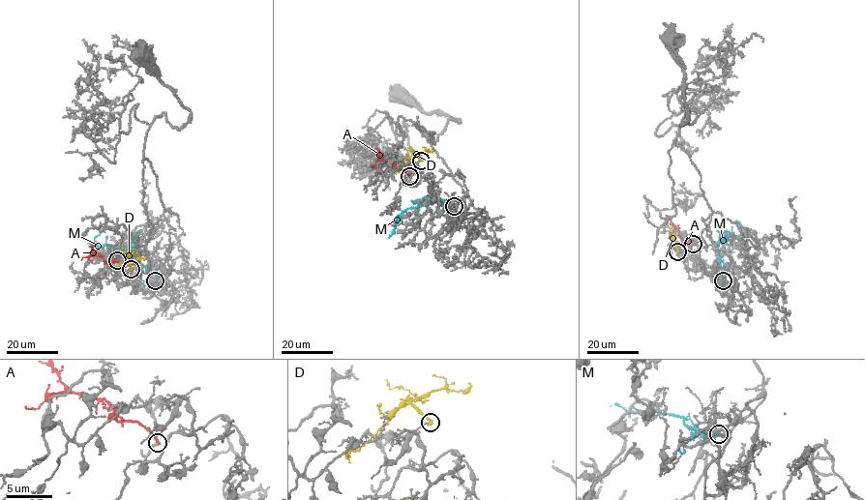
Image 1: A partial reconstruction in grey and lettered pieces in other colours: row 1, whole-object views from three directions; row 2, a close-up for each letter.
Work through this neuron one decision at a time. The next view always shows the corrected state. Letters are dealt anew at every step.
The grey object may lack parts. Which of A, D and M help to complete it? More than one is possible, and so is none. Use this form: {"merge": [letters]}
{"merge": []}

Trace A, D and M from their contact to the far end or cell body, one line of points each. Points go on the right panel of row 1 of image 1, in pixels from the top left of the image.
A: (693, 244), (682, 238), (665, 215)
D: (677, 250), (672, 243), (680, 245), (687, 239)
M: (723, 280), (719, 242), (727, 242), (727, 237), (731, 235), (737, 237), (742, 228), (738, 223)

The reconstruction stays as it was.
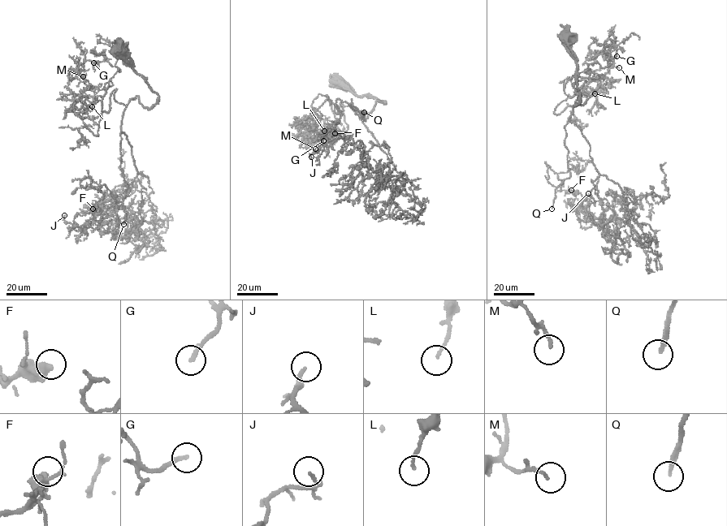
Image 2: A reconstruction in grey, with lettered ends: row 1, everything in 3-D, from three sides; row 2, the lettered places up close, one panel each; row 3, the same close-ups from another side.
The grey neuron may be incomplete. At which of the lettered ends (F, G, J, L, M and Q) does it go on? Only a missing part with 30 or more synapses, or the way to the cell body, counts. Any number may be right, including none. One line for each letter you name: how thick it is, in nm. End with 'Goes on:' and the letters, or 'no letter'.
G: 190 nm
M: 160 nm
Q: 180 nm
Goes on: G, M, Q

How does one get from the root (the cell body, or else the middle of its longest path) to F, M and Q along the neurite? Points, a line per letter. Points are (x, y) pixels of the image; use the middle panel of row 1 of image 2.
F: (337, 82), (385, 102), (366, 118), (352, 103), (365, 121), (336, 99), (335, 133)
M: (337, 82), (385, 102), (365, 118), (340, 103), (338, 112), (327, 97), (341, 124), (327, 120), (315, 148)
Q: (337, 82), (357, 95), (385, 102), (377, 101), (366, 118), (352, 103), (356, 114), (365, 121), (364, 112)

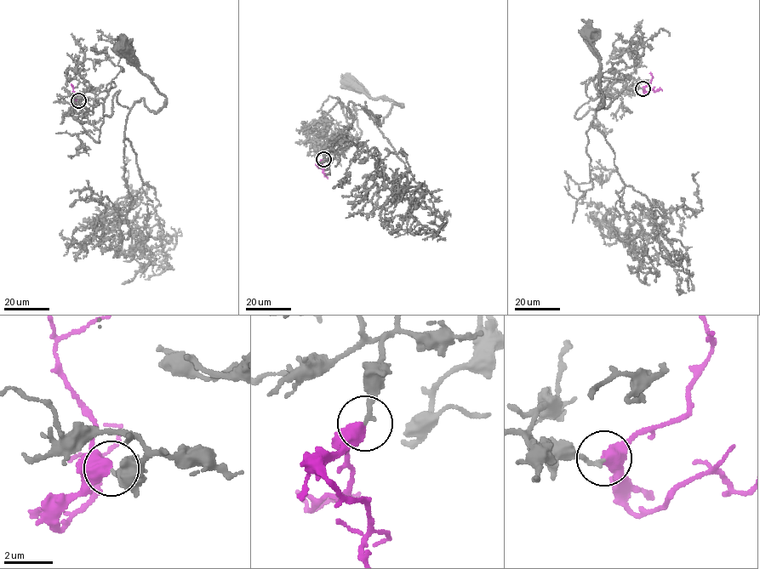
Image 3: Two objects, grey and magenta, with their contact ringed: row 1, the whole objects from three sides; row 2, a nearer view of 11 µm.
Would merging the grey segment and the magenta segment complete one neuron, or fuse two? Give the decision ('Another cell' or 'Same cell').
Same cell

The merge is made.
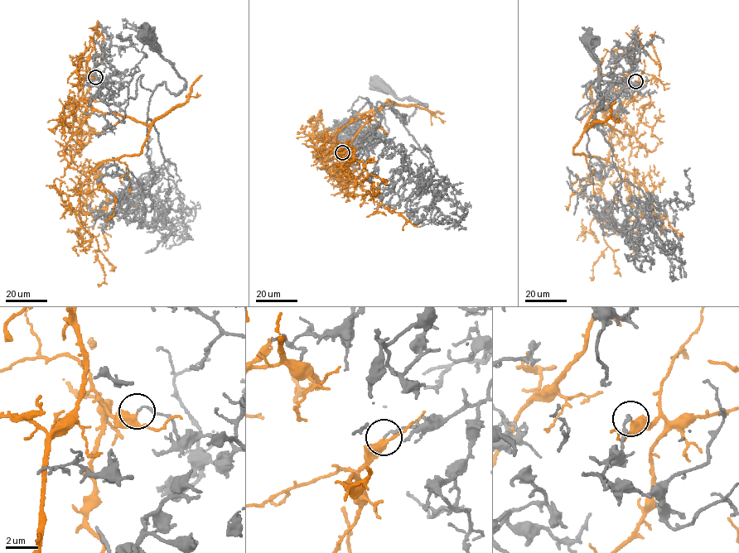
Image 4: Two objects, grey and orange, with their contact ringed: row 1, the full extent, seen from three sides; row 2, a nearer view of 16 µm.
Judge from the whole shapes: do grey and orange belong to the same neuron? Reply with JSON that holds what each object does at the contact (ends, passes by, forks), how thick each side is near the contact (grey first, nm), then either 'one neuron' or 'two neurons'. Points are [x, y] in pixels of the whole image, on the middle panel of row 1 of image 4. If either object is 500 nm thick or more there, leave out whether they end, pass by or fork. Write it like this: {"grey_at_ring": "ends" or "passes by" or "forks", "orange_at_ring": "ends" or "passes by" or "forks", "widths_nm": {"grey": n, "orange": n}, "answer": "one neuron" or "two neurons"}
{"grey_at_ring": "ends", "orange_at_ring": "passes by", "widths_nm": {"grey": 130, "orange": 280}, "answer": "two neurons"}

